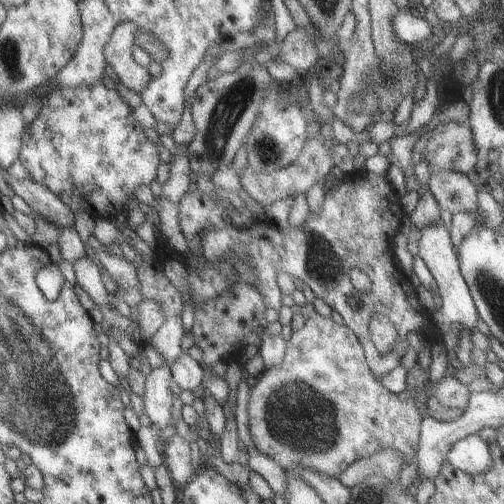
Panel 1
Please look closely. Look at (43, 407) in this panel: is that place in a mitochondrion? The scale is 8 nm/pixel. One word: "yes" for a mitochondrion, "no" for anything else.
yes

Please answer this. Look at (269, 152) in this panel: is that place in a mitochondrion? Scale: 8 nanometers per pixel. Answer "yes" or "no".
yes

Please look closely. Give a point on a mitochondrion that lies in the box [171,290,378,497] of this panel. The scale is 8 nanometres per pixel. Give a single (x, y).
(301, 418)

